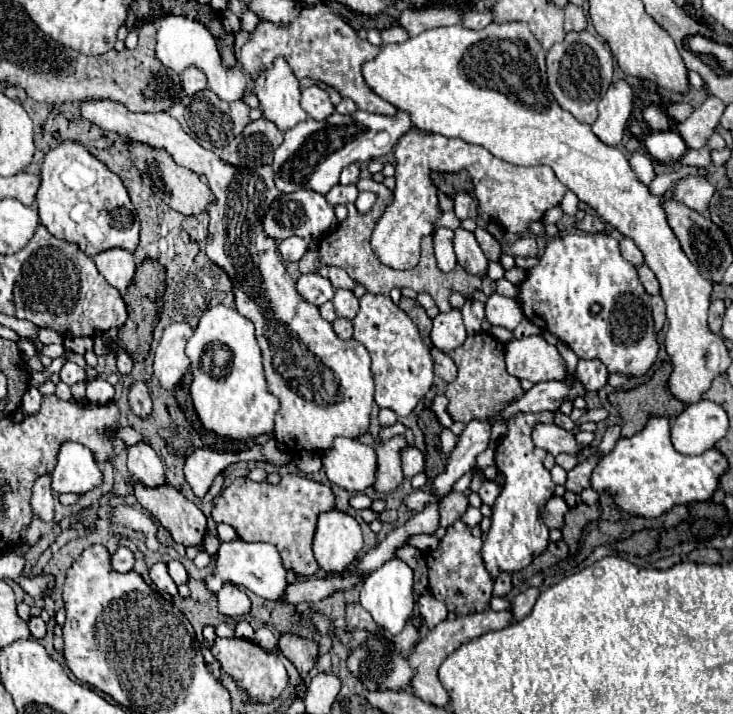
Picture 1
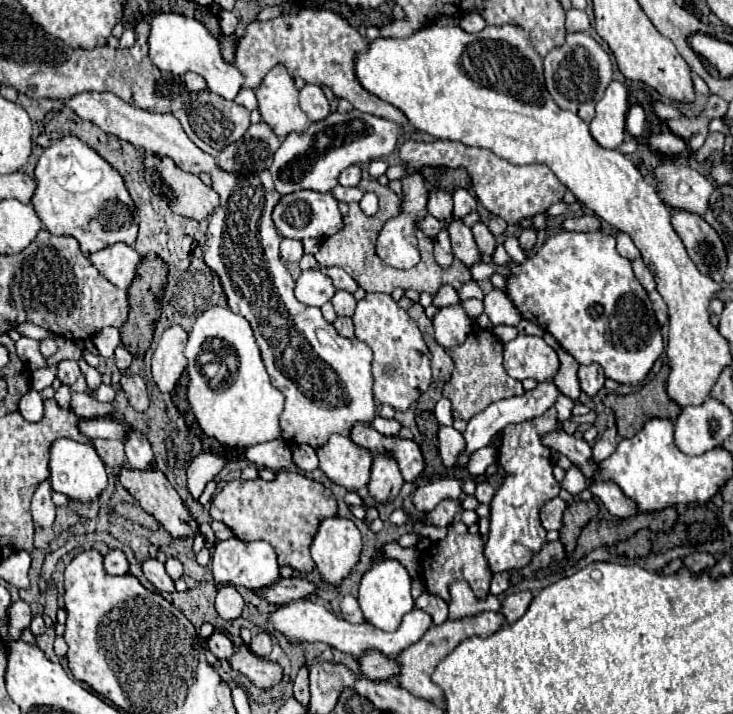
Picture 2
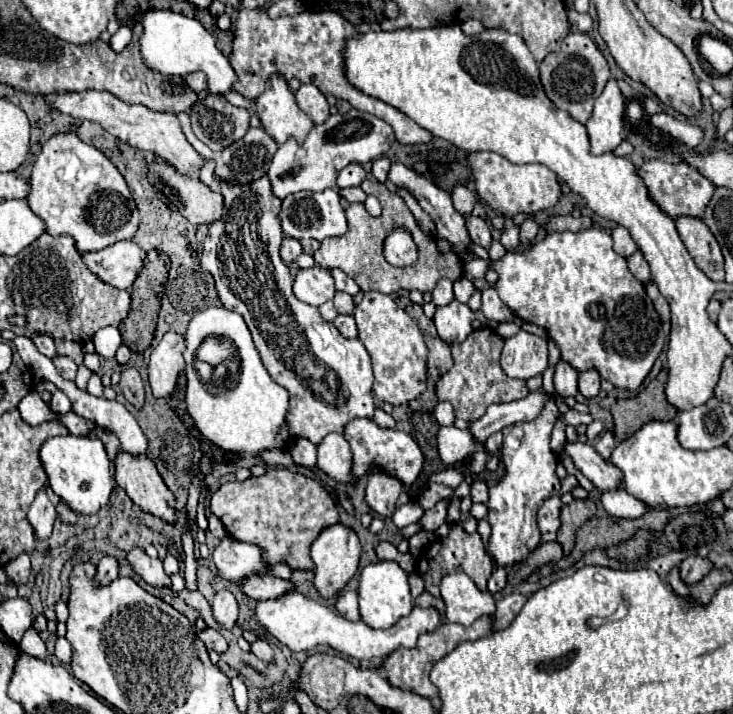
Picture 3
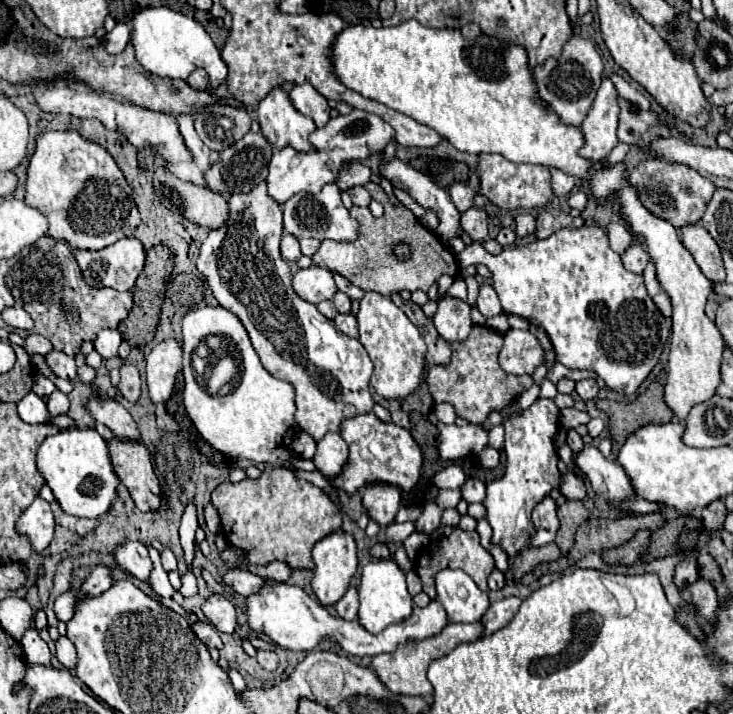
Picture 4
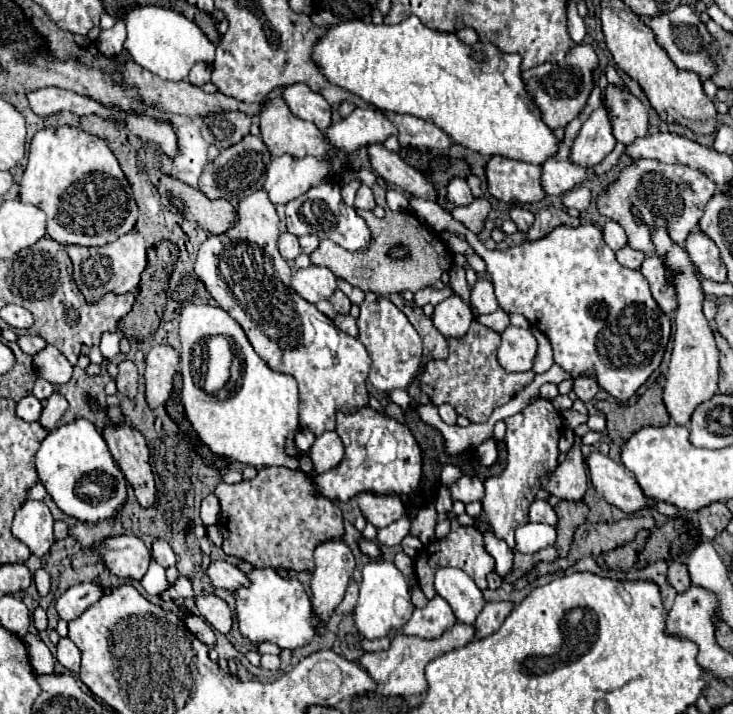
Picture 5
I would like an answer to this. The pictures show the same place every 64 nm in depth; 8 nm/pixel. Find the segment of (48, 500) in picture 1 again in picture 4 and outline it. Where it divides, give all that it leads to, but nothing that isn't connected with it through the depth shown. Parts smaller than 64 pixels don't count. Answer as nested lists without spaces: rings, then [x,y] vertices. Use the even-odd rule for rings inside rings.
[[[36,498],[24,512],[22,516],[18,518],[16,522],[16,532],[18,534],[24,534],[30,544],[32,544],[32,550],[42,554],[48,544],[52,542],[52,536],[54,536],[54,516],[52,516],[52,510],[50,510],[50,504],[42,498]]]

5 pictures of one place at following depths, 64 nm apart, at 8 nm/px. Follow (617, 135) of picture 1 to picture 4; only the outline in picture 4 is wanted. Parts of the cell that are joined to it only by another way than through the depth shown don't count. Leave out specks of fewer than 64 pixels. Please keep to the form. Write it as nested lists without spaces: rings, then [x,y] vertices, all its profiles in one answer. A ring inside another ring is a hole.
[[[604,76],[596,100],[592,104],[592,110],[582,122],[582,134],[584,144],[578,150],[578,154],[586,160],[598,162],[604,156],[610,154],[610,150],[618,144],[616,128],[618,128],[618,94],[610,78]]]

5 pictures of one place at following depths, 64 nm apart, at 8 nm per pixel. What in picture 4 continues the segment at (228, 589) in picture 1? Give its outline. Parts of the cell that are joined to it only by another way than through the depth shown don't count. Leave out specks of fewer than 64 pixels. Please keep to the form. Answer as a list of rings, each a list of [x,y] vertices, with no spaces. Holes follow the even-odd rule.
[[[212,594],[210,598],[206,598],[206,602],[202,604],[202,612],[204,616],[210,620],[210,624],[220,630],[220,632],[228,632],[232,634],[234,632],[234,626],[236,626],[236,612],[234,612],[234,606],[228,598],[224,596],[218,596],[218,594]]]

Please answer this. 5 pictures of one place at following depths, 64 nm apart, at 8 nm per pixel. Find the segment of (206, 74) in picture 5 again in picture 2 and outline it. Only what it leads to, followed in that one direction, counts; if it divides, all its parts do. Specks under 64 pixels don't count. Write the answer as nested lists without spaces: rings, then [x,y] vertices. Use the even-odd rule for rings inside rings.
[[[186,72],[184,74],[184,82],[186,82],[186,88],[190,92],[202,92],[202,90],[206,90],[206,80],[200,74],[196,74],[196,72]]]

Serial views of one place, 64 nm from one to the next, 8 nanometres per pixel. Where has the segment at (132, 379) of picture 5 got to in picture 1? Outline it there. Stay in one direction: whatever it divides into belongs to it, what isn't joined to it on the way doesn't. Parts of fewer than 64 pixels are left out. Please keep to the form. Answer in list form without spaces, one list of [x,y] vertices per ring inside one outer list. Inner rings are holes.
[[[134,382],[128,390],[128,400],[130,400],[130,408],[136,416],[146,418],[152,412],[152,400],[150,400],[150,392],[146,388],[144,382]]]

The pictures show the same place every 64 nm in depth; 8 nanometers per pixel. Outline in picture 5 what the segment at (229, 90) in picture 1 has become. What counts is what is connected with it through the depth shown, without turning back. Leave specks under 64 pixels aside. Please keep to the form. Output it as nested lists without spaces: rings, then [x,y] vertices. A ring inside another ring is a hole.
[[[138,6],[124,16],[128,30],[124,50],[142,68],[162,76],[164,80],[186,80],[194,62],[214,62],[214,44],[202,30],[182,14],[160,6]]]

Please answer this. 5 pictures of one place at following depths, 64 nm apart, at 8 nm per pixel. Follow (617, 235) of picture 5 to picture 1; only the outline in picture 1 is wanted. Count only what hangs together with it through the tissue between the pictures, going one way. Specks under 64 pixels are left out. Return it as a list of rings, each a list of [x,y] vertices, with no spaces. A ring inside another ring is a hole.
[[[622,238],[622,240],[620,240],[620,254],[622,254],[630,264],[634,264],[634,266],[638,266],[638,264],[644,262],[642,252],[636,248],[636,244],[634,244],[630,238]]]

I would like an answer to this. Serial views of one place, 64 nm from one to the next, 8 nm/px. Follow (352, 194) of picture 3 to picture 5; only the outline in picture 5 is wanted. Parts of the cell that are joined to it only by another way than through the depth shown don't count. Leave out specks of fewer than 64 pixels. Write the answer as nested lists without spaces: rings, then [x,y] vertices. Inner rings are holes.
[[[362,184],[362,186],[358,188],[358,194],[356,194],[356,208],[360,208],[360,210],[370,210],[370,212],[372,212],[374,206],[376,206],[376,200],[374,200],[372,190]]]

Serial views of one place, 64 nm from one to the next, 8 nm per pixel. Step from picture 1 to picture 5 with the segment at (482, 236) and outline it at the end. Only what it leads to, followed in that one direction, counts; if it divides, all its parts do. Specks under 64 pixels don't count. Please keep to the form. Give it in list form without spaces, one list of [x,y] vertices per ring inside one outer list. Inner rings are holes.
[[[486,196],[474,198],[472,204],[468,206],[452,206],[452,216],[462,222],[468,230],[478,234],[482,230],[482,224],[490,212],[490,200]]]

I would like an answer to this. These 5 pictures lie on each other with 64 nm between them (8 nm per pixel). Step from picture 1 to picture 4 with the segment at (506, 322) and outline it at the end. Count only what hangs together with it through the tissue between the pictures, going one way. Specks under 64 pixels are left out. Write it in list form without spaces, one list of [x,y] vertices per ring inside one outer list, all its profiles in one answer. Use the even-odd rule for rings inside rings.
[[[482,284],[480,286],[480,292],[478,292],[478,298],[476,298],[476,308],[482,312],[484,318],[490,318],[490,316],[498,316],[502,314],[502,306],[500,306],[500,300],[496,296],[496,290],[492,288],[492,284]]]

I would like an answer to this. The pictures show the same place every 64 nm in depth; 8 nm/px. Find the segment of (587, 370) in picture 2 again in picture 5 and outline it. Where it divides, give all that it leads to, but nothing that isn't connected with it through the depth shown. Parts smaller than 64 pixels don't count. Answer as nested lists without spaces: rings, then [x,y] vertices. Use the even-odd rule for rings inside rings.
[[[576,378],[576,380],[574,380],[574,392],[576,392],[576,396],[578,396],[582,402],[592,400],[598,390],[600,390],[600,388],[598,388],[596,380],[592,380],[592,378]]]

